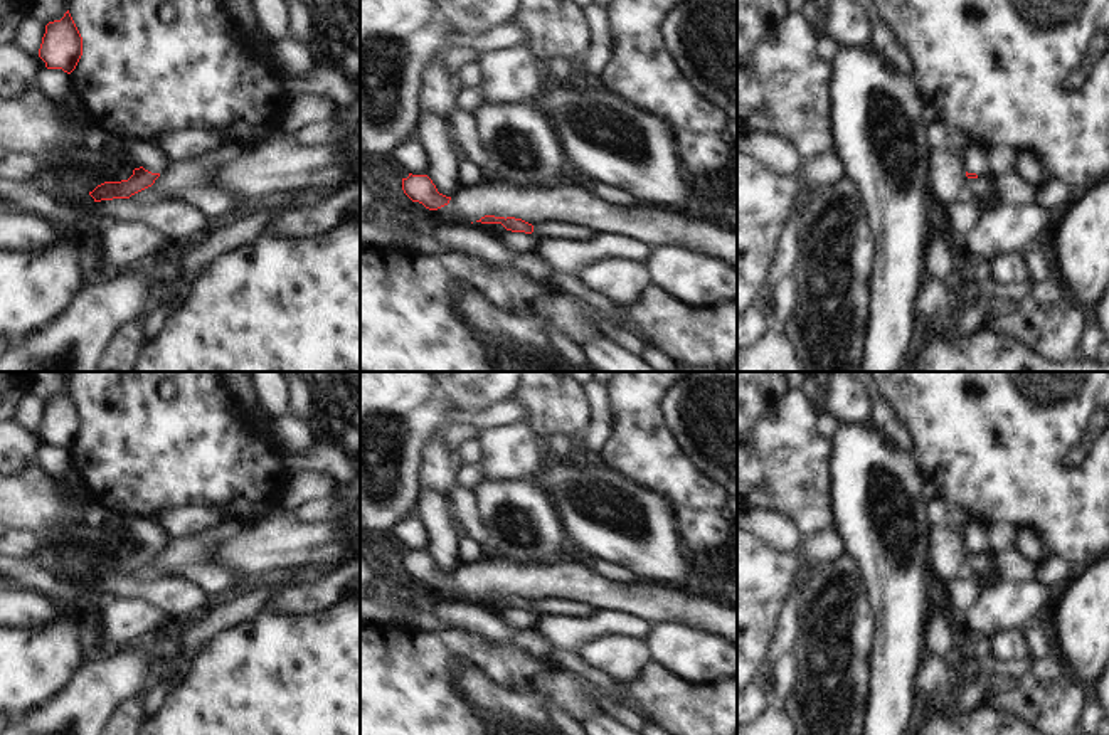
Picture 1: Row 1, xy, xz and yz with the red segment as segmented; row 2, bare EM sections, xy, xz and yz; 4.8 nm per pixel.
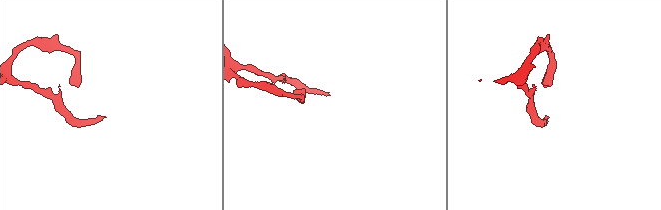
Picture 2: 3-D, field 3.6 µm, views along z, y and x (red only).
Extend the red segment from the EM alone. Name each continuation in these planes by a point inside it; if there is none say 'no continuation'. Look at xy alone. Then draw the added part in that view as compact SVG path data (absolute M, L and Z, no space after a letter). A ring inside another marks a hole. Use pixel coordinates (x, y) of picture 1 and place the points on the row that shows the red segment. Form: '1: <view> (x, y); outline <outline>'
1: xy (150, 157); outline M126 140L125 148L130 155L140 160L140 165L151 172L162 173L168 163L157 143L148 143L143 140Z

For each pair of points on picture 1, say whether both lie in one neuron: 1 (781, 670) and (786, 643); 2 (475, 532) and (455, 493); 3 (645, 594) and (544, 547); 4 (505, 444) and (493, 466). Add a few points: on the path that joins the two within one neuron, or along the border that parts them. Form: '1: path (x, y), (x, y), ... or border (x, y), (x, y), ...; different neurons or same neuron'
1: border (791, 651), (773, 665); different neurons
2: path (472, 522), (465, 503); same neuron
3: border (564, 559), (522, 564); different neurons
4: path (505, 449), (498, 461); same neuron

